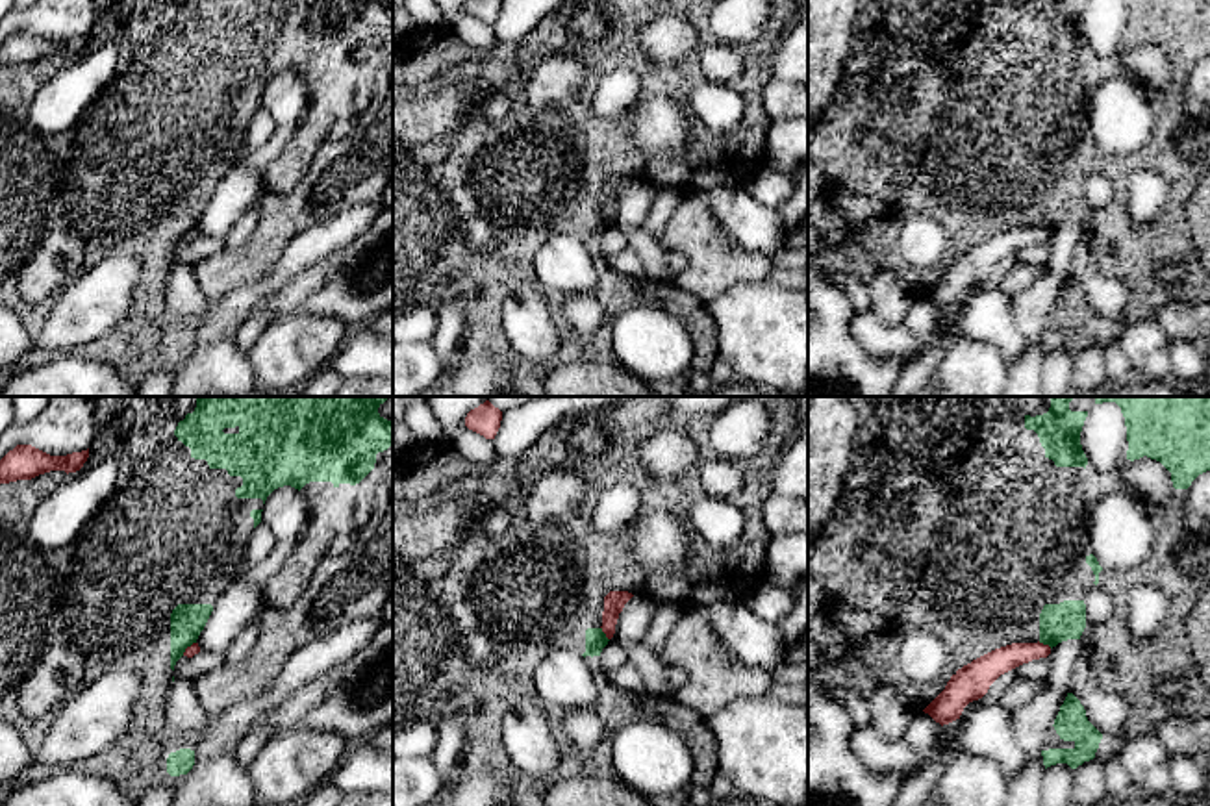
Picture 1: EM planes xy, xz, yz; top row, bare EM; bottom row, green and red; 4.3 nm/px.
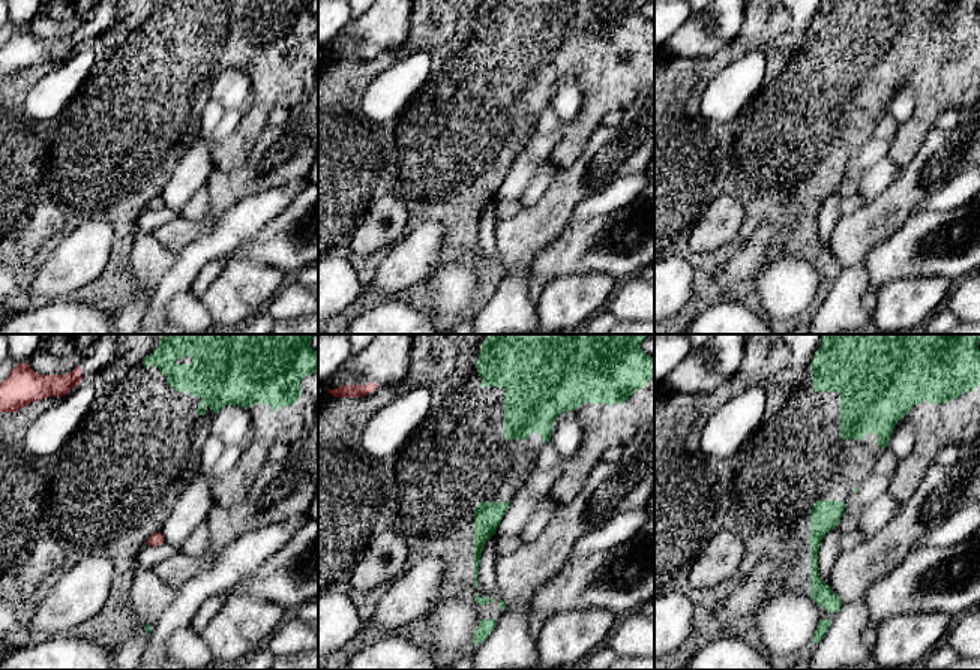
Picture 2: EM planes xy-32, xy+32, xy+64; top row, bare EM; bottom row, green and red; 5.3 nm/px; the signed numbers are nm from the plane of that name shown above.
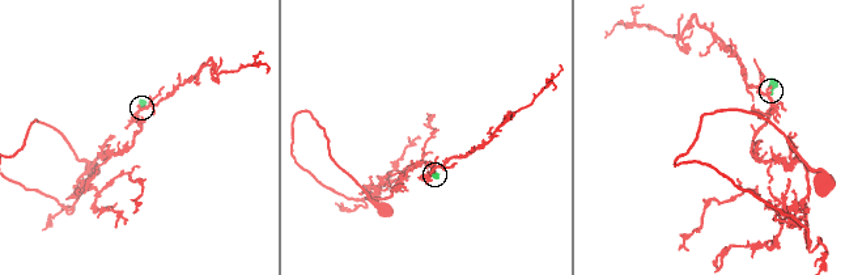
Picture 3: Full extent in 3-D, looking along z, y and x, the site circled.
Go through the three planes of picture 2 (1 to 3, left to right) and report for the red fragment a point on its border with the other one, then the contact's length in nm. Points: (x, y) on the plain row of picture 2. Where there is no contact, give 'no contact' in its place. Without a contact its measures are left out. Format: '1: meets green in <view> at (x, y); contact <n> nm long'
1: no contact
2: no contact
3: no contact

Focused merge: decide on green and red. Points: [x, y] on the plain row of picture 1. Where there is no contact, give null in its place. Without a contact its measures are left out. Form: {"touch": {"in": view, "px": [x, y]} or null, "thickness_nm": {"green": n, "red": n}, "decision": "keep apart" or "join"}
{"touch": {"in": "xz", "px": [604, 219]}, "thickness_nm": {"green": 100, "red": 90}, "decision": "keep apart"}

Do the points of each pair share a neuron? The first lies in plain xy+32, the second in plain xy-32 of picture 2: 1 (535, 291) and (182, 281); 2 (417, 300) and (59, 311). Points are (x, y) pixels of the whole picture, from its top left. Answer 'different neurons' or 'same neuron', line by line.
1: different neurons
2: different neurons

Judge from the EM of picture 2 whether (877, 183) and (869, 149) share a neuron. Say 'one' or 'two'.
two

